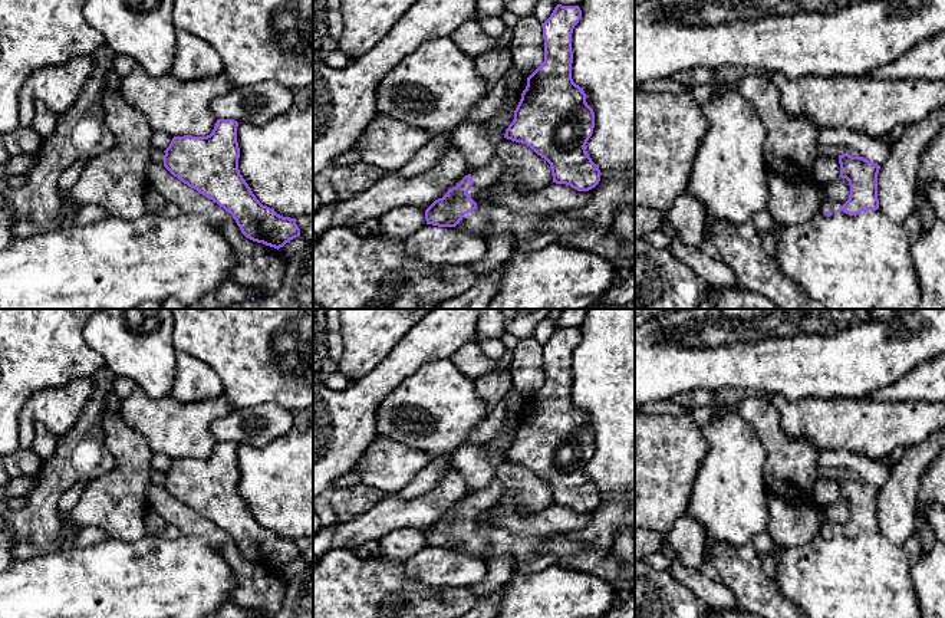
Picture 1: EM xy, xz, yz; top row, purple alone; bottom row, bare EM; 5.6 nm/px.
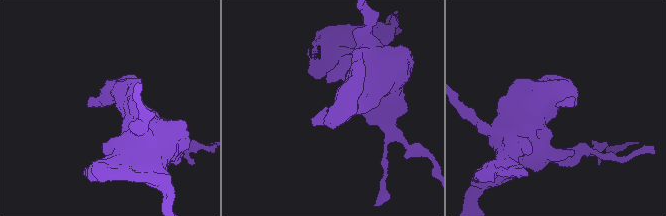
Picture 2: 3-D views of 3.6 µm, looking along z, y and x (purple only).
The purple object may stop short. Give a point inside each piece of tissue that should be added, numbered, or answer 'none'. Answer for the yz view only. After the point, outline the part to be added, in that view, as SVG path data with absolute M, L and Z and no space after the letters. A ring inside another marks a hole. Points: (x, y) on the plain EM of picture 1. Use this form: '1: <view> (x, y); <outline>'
1: yz (826, 526); M824 520L820 526L820 530L819 533L826 538L824 535L826 533L832 533L833 536L840 530L842 527L833 522L829 522L829 520ZM832 536L832 538L833 538ZM826 538L826 539L830 539L830 538Z

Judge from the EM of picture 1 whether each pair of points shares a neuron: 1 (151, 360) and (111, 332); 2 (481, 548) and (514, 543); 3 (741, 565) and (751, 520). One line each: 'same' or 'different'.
1: same
2: same
3: different

